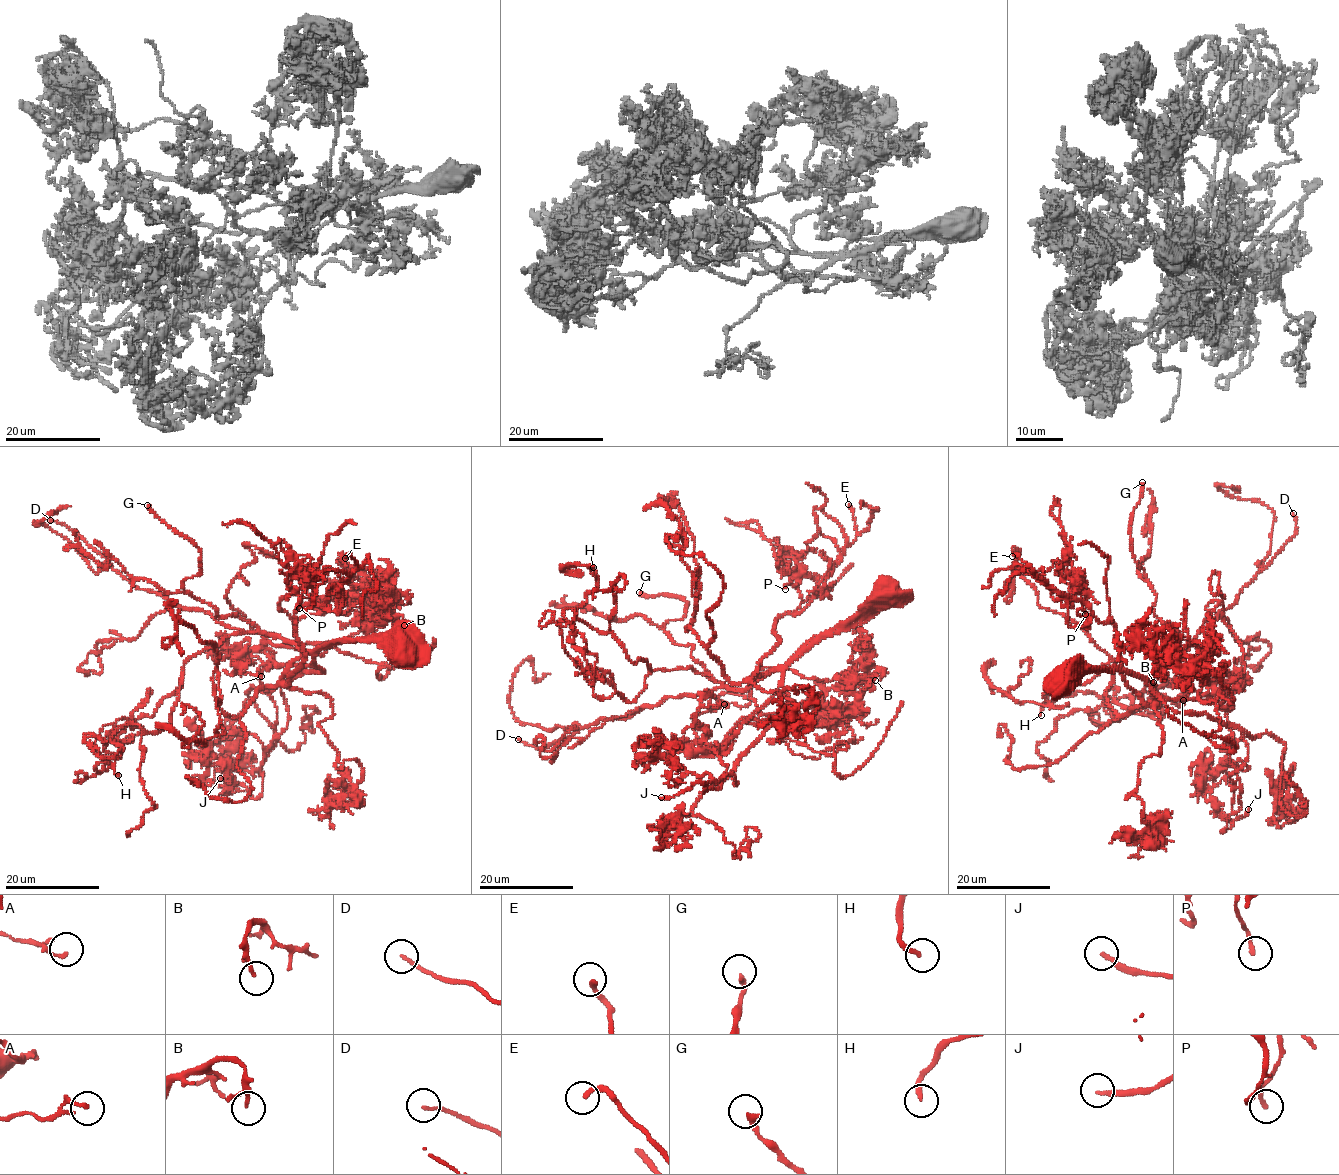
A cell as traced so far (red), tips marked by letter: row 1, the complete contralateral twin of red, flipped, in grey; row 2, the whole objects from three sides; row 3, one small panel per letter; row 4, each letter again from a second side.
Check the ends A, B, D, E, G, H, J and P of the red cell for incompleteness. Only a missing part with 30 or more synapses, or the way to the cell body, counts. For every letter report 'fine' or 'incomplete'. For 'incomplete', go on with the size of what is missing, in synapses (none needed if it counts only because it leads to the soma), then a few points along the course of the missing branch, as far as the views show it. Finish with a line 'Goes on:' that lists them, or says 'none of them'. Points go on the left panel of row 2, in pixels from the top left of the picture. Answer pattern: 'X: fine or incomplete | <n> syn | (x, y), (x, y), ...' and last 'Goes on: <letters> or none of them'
A: fine
B: fine
D: incomplete | 300 syn | (50, 520), (45, 516), (51, 518), (59, 512), (84, 525), (71, 530), (75, 530), (72, 536), (69, 523)
E: incomplete | 600 syn | (345, 558), (332, 553), (345, 547), (343, 527), (305, 529), (307, 536), (293, 527), (317, 526)
G: incomplete | 250 syn | (147, 505), (165, 508), (177, 518), (177, 492), (177, 502), (205, 519)
H: fine
J: incomplete | 300 syn | (220, 778), (212, 780), (211, 772), (195, 759), (188, 764), (190, 774), (161, 764), (149, 751), (154, 761)
P: fine
Goes on: D, E, G, J

